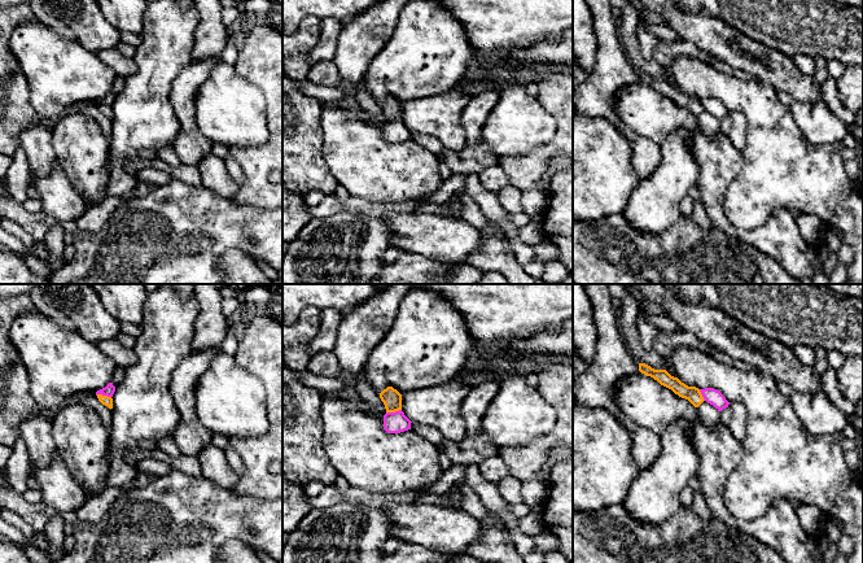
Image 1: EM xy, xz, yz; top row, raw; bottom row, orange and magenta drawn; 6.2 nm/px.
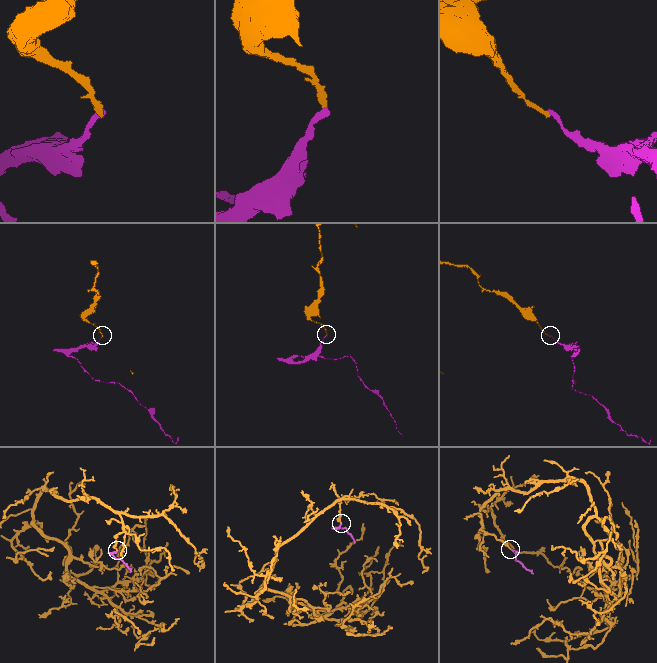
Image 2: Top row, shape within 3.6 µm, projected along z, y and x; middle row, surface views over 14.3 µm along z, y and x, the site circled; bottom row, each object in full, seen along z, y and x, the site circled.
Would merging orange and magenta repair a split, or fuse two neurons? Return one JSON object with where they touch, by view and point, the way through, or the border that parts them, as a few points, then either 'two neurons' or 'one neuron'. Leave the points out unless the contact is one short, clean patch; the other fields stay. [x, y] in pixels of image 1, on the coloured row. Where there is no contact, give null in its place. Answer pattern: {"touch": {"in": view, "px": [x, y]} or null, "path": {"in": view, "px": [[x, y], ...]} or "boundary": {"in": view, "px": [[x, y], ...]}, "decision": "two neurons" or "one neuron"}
{"touch": {"in": "xz", "px": [393, 411]}, "boundary": {"in": "xz", "px": [[401, 409], [386, 413]]}, "decision": "two neurons"}

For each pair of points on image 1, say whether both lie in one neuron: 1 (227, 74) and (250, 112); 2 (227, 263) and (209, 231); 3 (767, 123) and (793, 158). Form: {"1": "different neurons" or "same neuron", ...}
{"1": "same neuron", "2": "different neurons", "3": "same neuron"}

